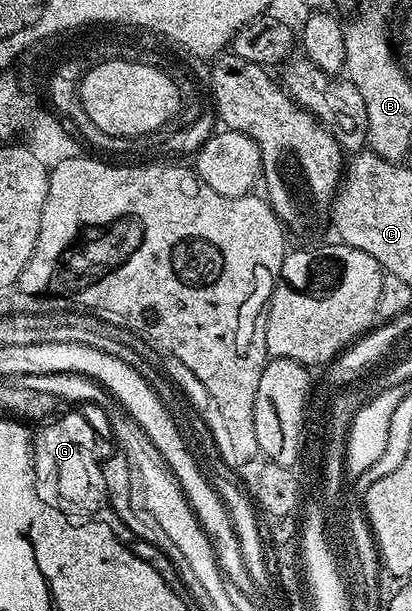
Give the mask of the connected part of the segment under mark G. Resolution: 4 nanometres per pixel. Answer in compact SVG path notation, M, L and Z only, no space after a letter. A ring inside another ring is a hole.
M68 412L65 416L57 418L53 424L41 423L39 426L25 427L27 472L31 473L30 498L38 502L38 506L55 513L61 519L65 519L69 526L77 528L93 527L102 522L101 518L109 511L110 504L102 504L102 500L108 499L106 482L104 481L104 469L101 457L96 457L96 432L92 424L84 416L76 412ZM84 470L86 474L86 494L66 494L62 490L62 474L80 474ZM78 504L96 504L94 510Z

